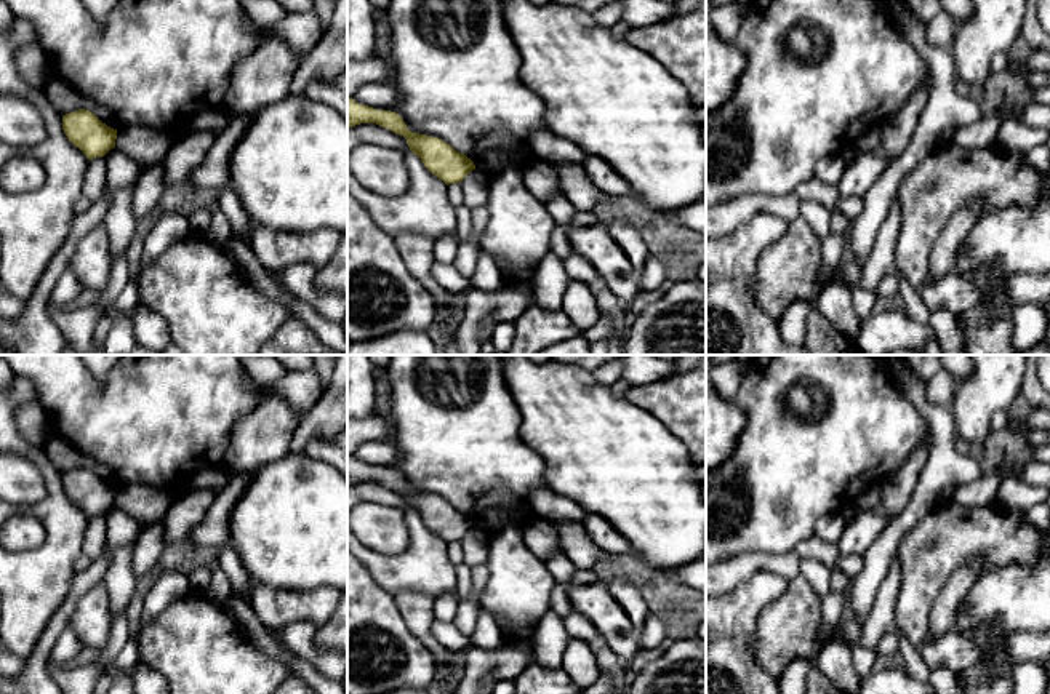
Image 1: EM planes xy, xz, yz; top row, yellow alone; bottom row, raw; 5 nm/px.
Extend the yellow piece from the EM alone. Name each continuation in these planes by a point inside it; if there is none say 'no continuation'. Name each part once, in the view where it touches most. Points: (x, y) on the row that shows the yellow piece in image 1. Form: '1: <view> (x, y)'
no continuation

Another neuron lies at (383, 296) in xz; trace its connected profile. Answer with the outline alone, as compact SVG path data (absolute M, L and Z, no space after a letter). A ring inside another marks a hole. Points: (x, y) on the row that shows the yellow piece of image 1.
M347 193L347 339L363 342L402 329L429 331L434 313L432 294L411 275L394 237Z

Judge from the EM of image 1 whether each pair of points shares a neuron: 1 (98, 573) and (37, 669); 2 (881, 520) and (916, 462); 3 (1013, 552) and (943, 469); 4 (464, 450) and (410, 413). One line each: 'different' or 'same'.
1: same
2: same
3: different
4: same

